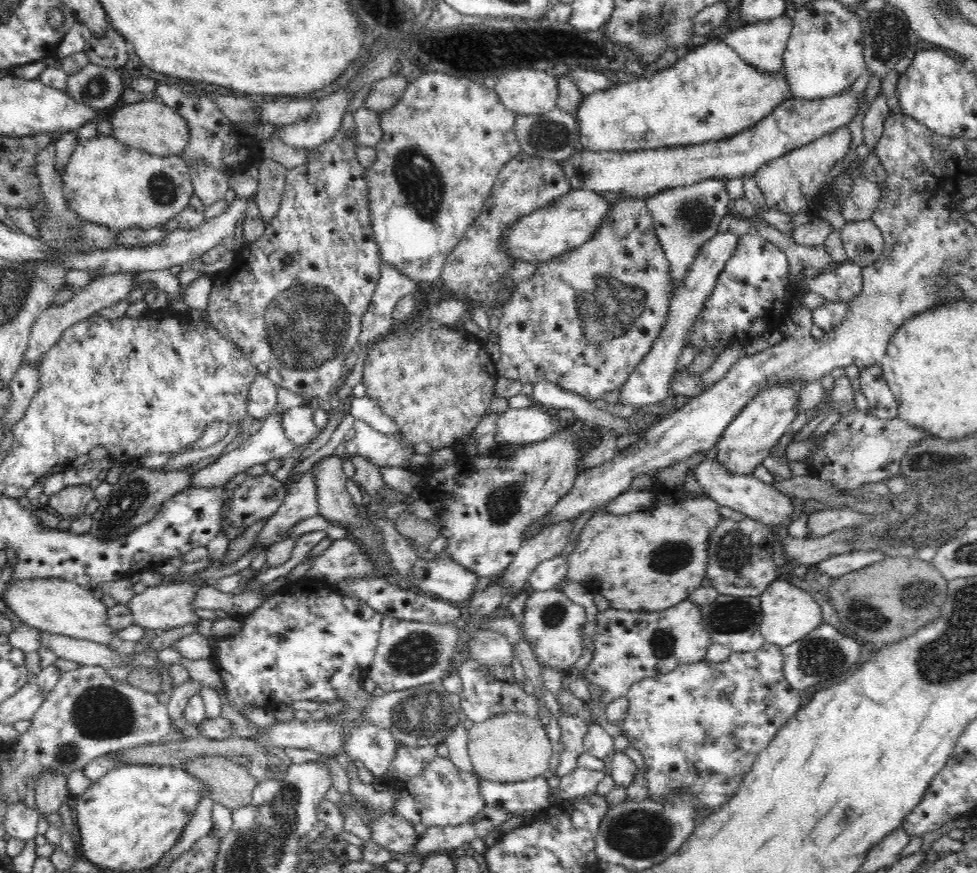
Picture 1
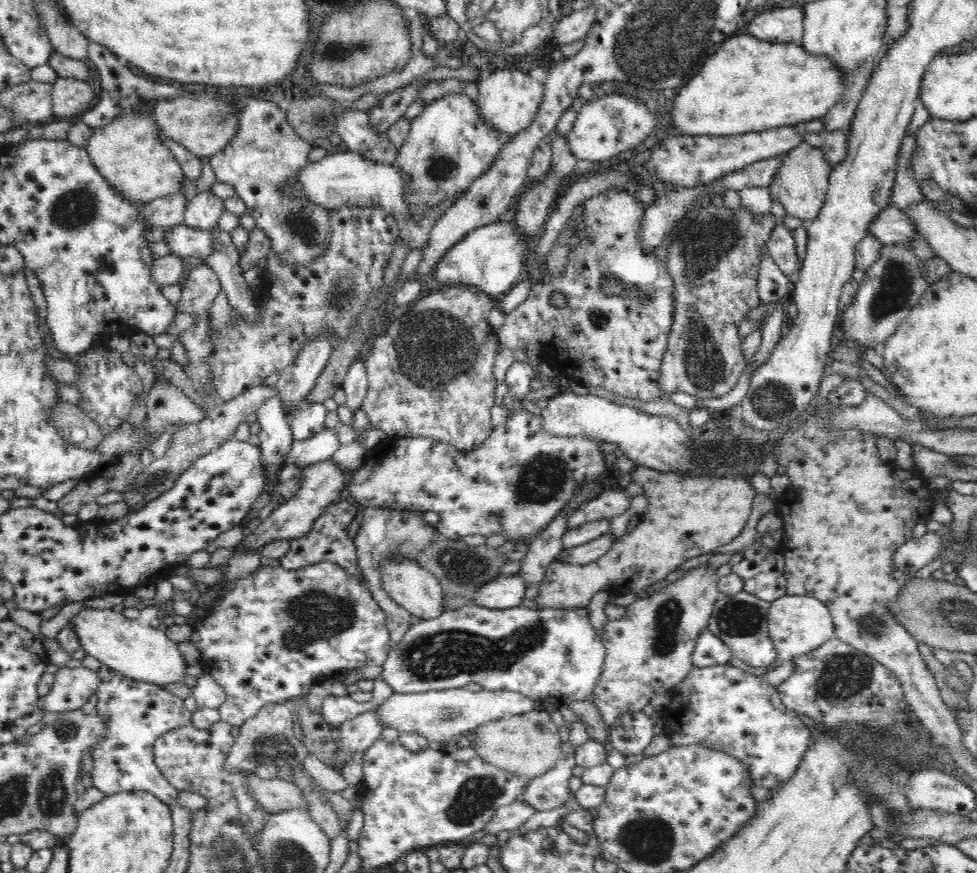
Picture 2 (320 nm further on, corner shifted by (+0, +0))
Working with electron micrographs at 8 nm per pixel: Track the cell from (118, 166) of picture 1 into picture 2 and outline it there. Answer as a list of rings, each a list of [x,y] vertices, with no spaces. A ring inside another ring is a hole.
[[[130,110],[127,113],[118,115],[110,124],[93,129],[93,133],[88,139],[88,145],[85,148],[92,160],[92,164],[97,168],[97,172],[105,177],[105,180],[114,190],[120,192],[132,203],[148,204],[158,198],[182,194],[181,189],[185,180],[180,164],[174,154],[170,152],[170,149],[164,146],[160,136],[162,137],[163,134],[160,132],[160,127],[156,125],[156,121],[152,119],[152,112],[148,112],[148,110],[137,112]]]

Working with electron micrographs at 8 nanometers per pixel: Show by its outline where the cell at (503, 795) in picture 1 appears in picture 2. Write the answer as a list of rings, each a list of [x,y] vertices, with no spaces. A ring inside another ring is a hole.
[[[577,717],[568,722],[569,739],[562,746],[562,756],[556,767],[543,776],[532,779],[522,794],[522,801],[526,801],[526,804],[542,812],[556,810],[568,804],[568,800],[574,796],[569,780],[573,777],[573,768],[577,766],[575,750],[584,742],[593,740],[588,734],[587,726]]]

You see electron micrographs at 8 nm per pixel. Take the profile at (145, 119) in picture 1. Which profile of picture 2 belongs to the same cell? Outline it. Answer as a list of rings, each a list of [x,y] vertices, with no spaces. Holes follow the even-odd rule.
[[[183,94],[171,99],[159,100],[153,108],[152,119],[160,127],[164,137],[174,140],[198,158],[215,156],[224,150],[236,128],[240,126],[240,117],[234,101],[224,101],[222,94]]]

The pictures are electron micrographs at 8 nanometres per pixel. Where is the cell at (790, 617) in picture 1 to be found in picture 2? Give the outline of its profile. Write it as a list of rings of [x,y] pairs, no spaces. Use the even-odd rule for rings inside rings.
[[[781,596],[770,604],[767,626],[769,636],[778,652],[776,664],[794,660],[822,647],[835,638],[834,621],[829,608],[811,596]]]

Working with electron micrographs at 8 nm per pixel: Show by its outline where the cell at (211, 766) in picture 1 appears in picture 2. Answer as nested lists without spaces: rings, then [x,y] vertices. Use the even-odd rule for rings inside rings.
[[[251,774],[247,782],[250,795],[269,813],[309,810],[304,793],[293,782],[278,777],[262,780],[256,774]]]

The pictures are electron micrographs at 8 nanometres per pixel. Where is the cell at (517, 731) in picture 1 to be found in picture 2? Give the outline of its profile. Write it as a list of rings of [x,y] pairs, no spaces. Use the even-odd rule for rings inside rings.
[[[538,709],[482,724],[472,733],[473,747],[478,757],[491,766],[527,780],[543,776],[553,770],[562,756],[563,745],[558,726],[548,713]]]

